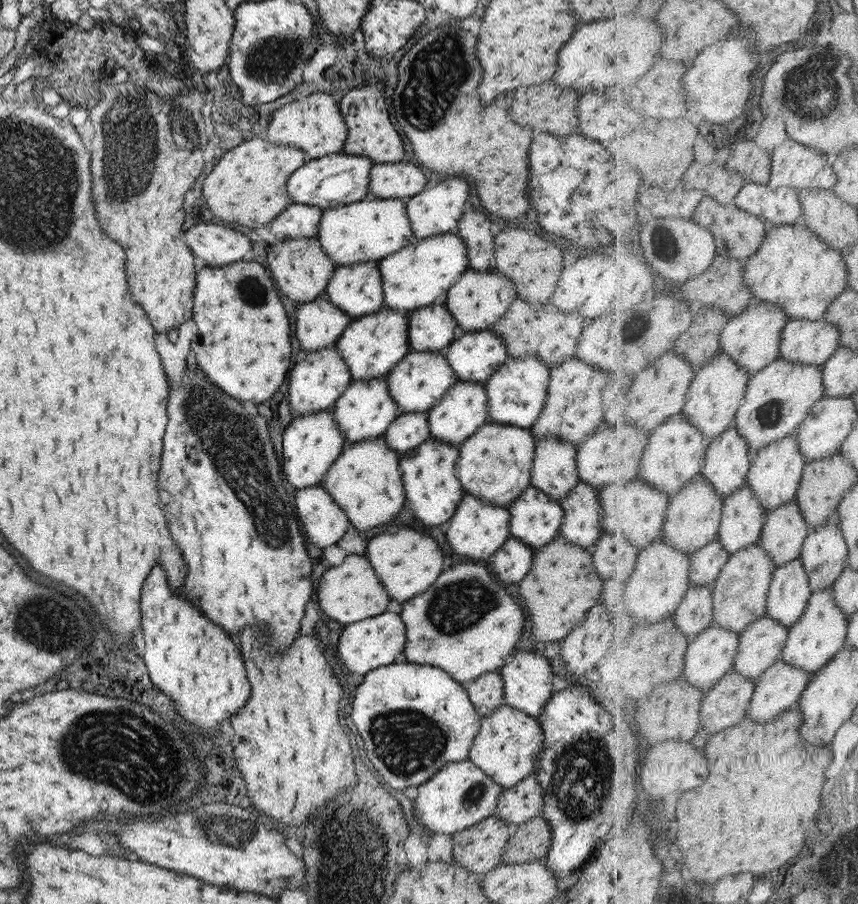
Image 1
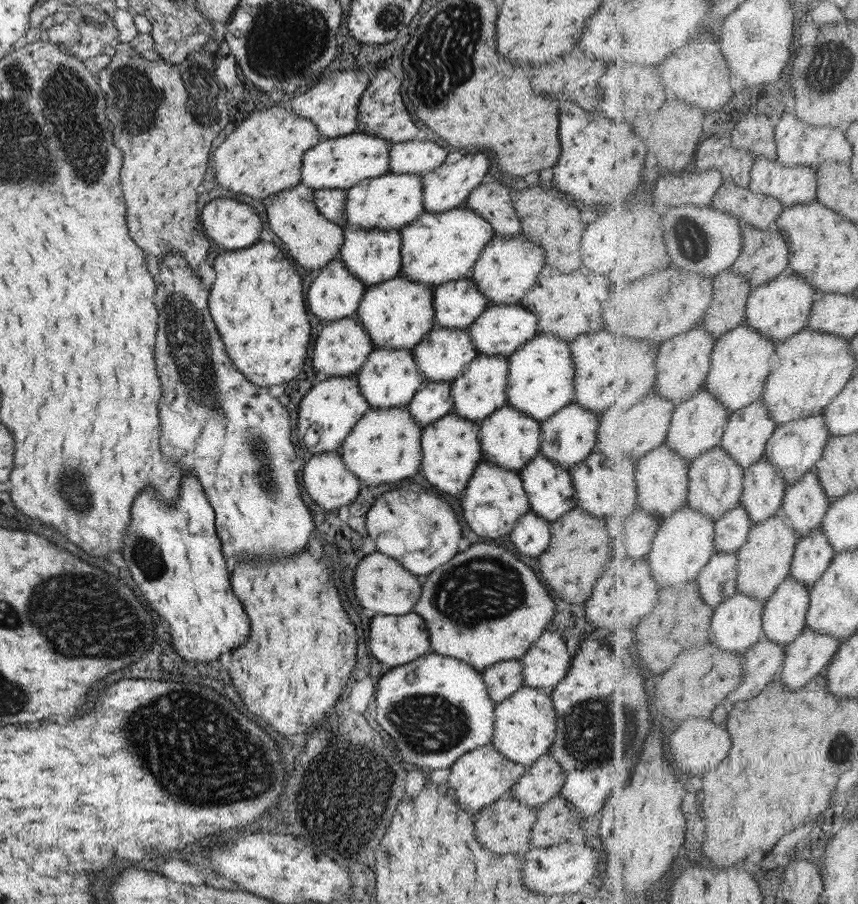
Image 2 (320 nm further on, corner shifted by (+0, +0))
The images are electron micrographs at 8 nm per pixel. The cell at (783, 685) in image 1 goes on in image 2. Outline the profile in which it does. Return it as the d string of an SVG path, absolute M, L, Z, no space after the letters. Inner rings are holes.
M805 627L805 630L786 646L784 669L779 675L781 684L789 690L804 688L818 674L825 672L842 641L836 636Z

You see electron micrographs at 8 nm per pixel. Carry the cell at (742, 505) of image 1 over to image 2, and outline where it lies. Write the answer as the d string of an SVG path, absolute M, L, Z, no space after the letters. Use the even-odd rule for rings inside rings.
M763 455L759 462L744 469L744 473L746 476L745 490L741 504L746 506L752 522L757 524L780 514L789 484L786 483L785 477L779 474L777 467L768 459L768 456Z

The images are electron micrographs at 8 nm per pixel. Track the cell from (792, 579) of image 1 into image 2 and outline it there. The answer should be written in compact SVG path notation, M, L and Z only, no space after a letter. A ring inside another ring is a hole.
M823 526L814 528L809 536L797 543L790 576L813 588L825 574L836 553Z

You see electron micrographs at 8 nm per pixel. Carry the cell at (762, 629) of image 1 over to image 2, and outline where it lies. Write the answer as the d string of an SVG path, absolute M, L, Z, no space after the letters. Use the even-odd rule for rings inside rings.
M789 576L764 605L764 632L777 644L791 644L808 626L811 586Z

